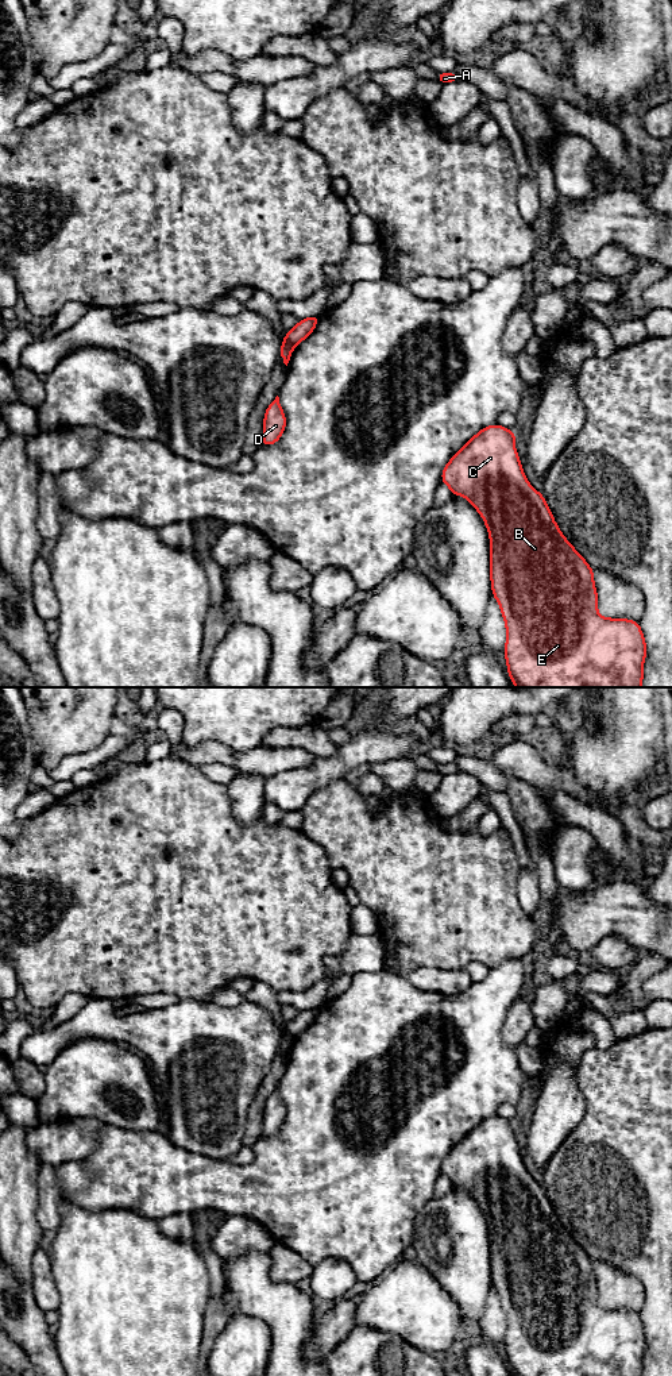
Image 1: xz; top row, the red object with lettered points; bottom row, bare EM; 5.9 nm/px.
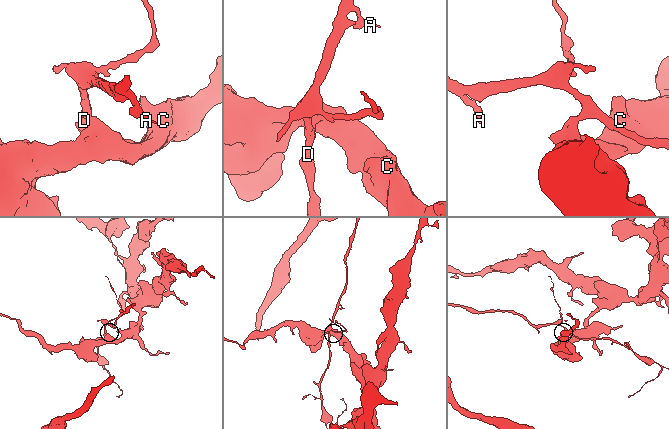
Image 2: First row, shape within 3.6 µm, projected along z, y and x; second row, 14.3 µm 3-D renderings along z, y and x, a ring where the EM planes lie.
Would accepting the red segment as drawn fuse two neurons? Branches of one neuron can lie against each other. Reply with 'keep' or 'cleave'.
cleave

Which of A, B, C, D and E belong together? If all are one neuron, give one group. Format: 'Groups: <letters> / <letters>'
Groups: A D / B C E

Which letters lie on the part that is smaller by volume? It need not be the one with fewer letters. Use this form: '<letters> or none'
A, D

